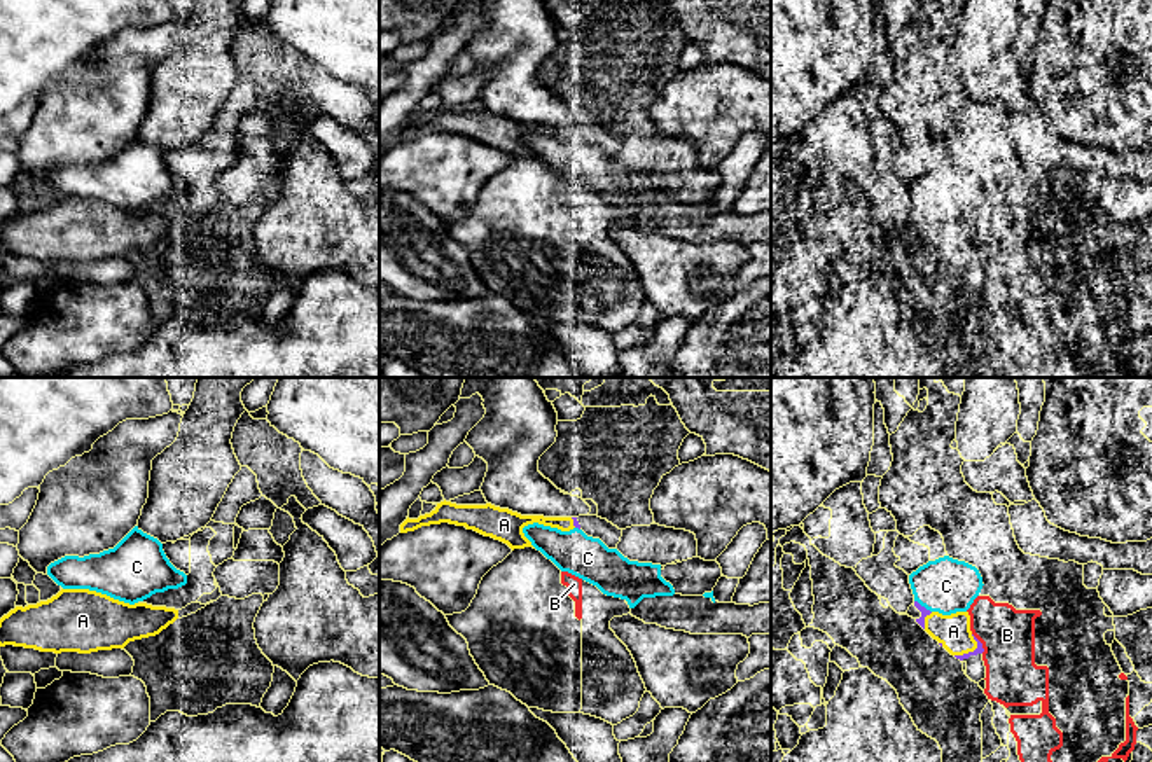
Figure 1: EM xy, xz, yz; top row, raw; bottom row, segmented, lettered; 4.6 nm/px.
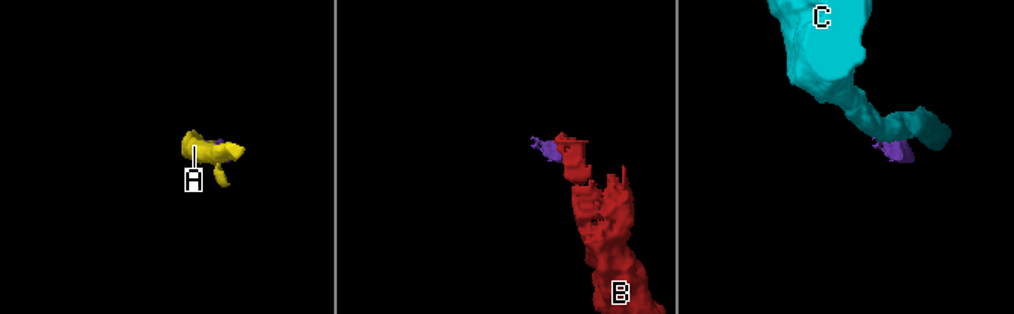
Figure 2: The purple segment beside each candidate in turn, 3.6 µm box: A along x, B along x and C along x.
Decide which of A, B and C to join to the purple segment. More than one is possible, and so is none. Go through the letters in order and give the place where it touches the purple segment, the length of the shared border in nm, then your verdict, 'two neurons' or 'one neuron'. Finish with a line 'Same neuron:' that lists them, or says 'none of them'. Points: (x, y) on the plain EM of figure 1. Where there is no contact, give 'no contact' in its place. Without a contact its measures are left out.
A: yz (971, 261) | 130 nm | one neuron
B: yz (981, 252) | 110 nm | two neurons
C: yz (923, 215) | 100 nm | two neurons
Same neuron: A

